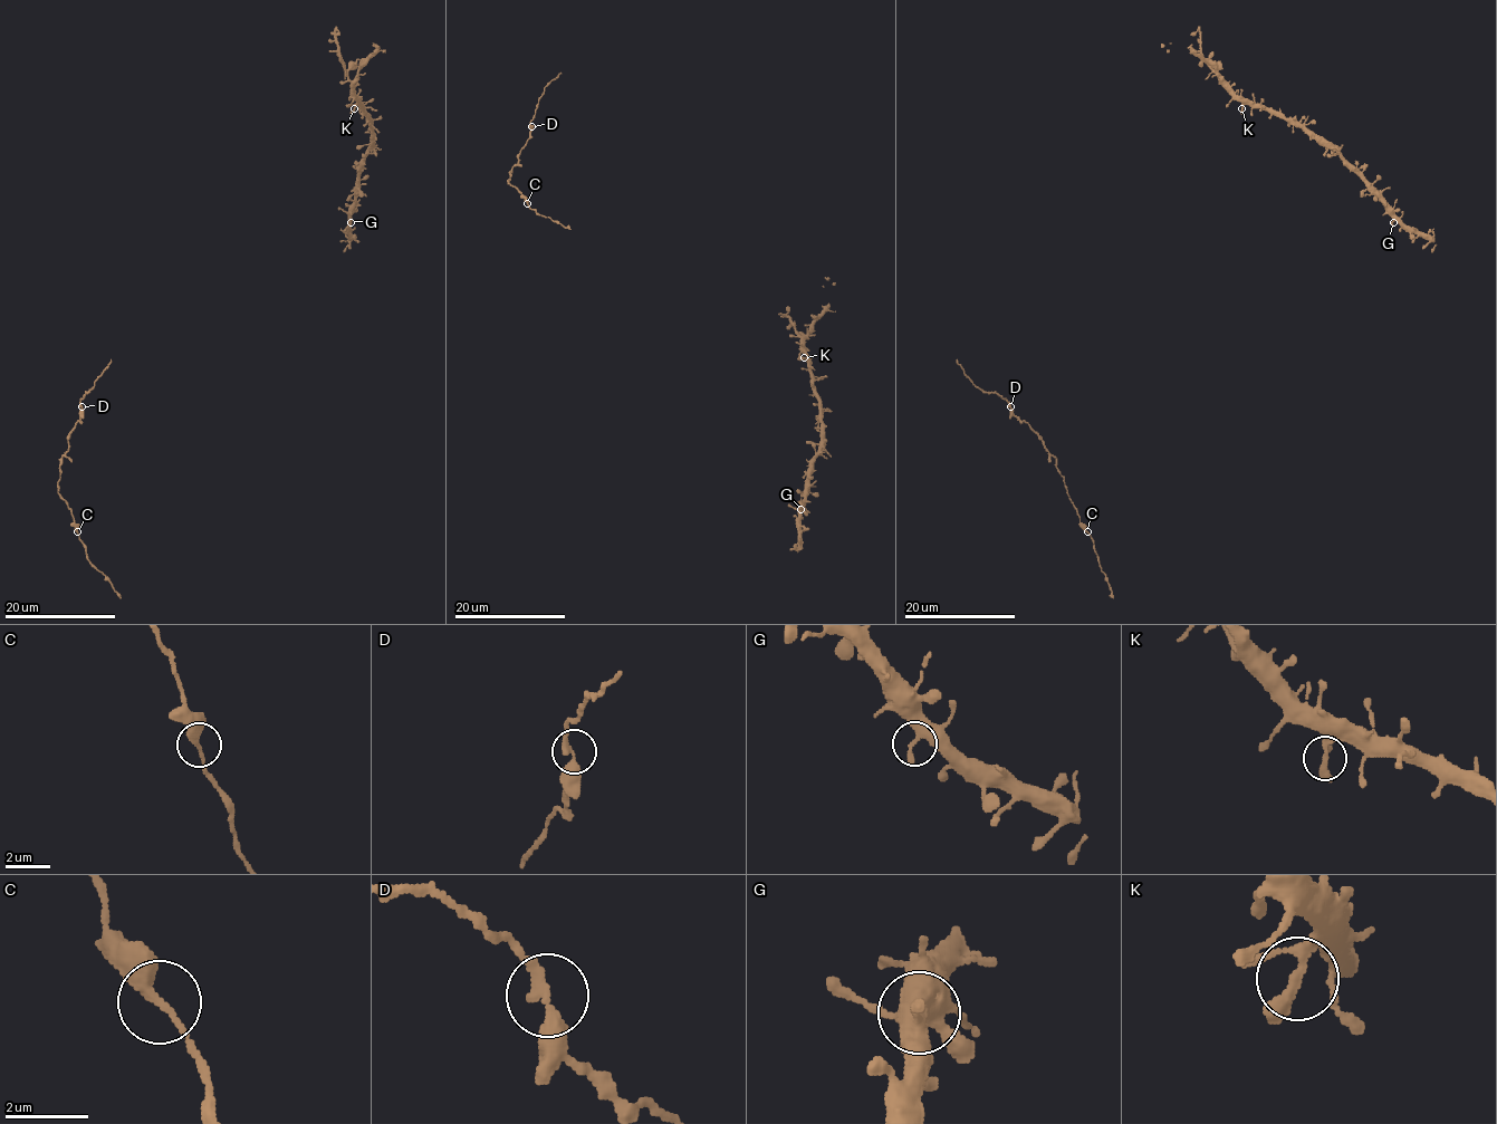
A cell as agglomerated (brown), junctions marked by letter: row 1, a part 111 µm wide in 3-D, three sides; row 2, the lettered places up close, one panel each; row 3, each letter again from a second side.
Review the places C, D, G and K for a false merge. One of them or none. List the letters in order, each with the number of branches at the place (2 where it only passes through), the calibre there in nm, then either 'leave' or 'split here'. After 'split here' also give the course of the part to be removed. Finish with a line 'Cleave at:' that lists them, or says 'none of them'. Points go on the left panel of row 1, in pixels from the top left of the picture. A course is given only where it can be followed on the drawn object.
C: 2 | 320 nm | leave
D: 2 | 320 nm | leave
G: 2 | 400 nm | leave
K: 2 | 280 nm | leave
Cleave at: none of them

